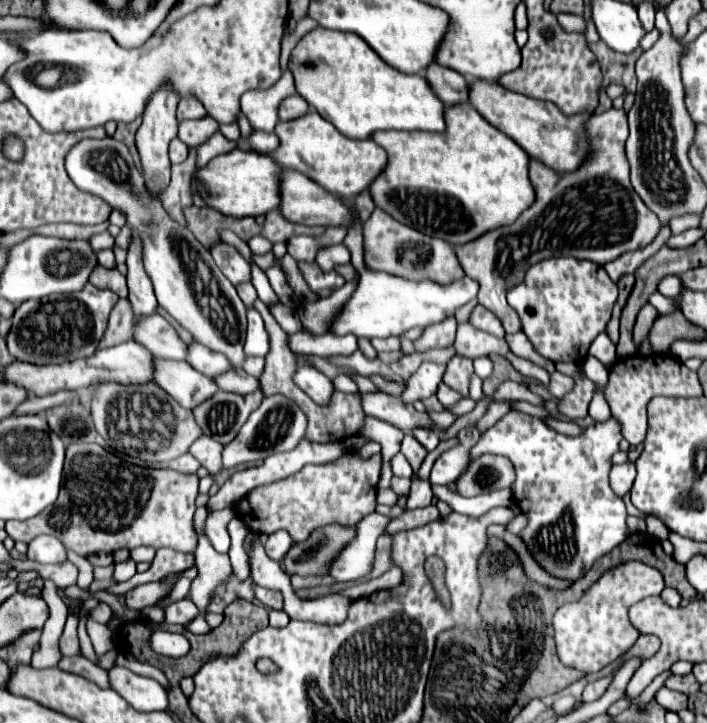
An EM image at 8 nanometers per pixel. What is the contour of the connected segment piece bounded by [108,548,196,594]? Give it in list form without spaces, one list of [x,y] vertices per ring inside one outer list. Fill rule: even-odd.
[[[162,548],[160,552],[156,552],[156,558],[152,560],[152,566],[146,572],[136,574],[134,578],[130,578],[130,582],[124,584],[112,584],[108,588],[108,592],[114,594],[124,594],[128,592],[128,588],[134,588],[136,584],[144,584],[144,582],[154,582],[154,580],[162,580],[166,574],[170,572],[182,572],[196,566],[196,558],[194,554],[180,554],[180,552],[172,552],[170,548]]]

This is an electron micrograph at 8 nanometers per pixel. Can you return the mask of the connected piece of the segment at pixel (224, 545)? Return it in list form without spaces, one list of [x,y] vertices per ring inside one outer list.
[[[222,510],[222,512],[210,512],[208,522],[206,522],[206,534],[210,538],[210,544],[218,552],[228,552],[230,550],[230,536],[226,532],[228,520],[234,518],[234,510]]]

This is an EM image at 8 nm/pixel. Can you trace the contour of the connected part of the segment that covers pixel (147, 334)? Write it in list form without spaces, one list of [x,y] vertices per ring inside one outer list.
[[[160,314],[140,318],[134,324],[134,340],[144,344],[156,358],[186,360],[188,344]]]

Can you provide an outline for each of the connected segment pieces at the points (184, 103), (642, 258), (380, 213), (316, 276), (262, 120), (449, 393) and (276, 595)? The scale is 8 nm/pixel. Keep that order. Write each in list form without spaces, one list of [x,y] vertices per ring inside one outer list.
[[[188,94],[180,100],[177,106],[177,119],[198,119],[206,116],[206,110],[202,106],[200,100],[196,100],[196,96]]]
[[[662,224],[658,236],[656,236],[648,246],[644,246],[644,248],[640,248],[640,250],[634,250],[634,252],[620,254],[616,260],[604,264],[604,270],[610,274],[610,278],[612,278],[614,282],[618,282],[620,276],[630,274],[630,272],[636,272],[650,256],[654,256],[654,254],[660,250],[660,246],[662,246],[670,236],[672,236],[672,234],[670,234],[670,226],[668,226],[668,224]]]
[[[376,208],[372,216],[364,222],[364,258],[368,268],[372,270],[382,270],[404,278],[432,278],[448,282],[464,276],[450,244],[444,244],[444,240],[436,240],[406,224],[400,224],[382,208]]]
[[[298,262],[298,268],[300,268],[300,274],[302,274],[304,282],[308,284],[308,288],[314,294],[318,294],[320,298],[330,296],[336,288],[344,286],[344,282],[346,282],[336,270],[324,272],[316,262]]]
[[[286,68],[282,78],[264,90],[248,90],[242,94],[242,112],[248,116],[252,128],[274,132],[278,124],[278,106],[286,96],[296,92],[292,72]]]
[[[444,382],[438,386],[438,392],[436,392],[436,396],[438,396],[438,400],[440,400],[440,404],[444,406],[444,410],[450,410],[454,404],[458,404],[464,396],[462,394],[458,394],[456,390],[452,390],[450,386],[446,386]]]
[[[254,584],[254,594],[268,608],[274,608],[274,610],[280,610],[282,608],[282,596],[280,596],[280,592],[266,590],[266,588],[260,588],[260,586]]]

